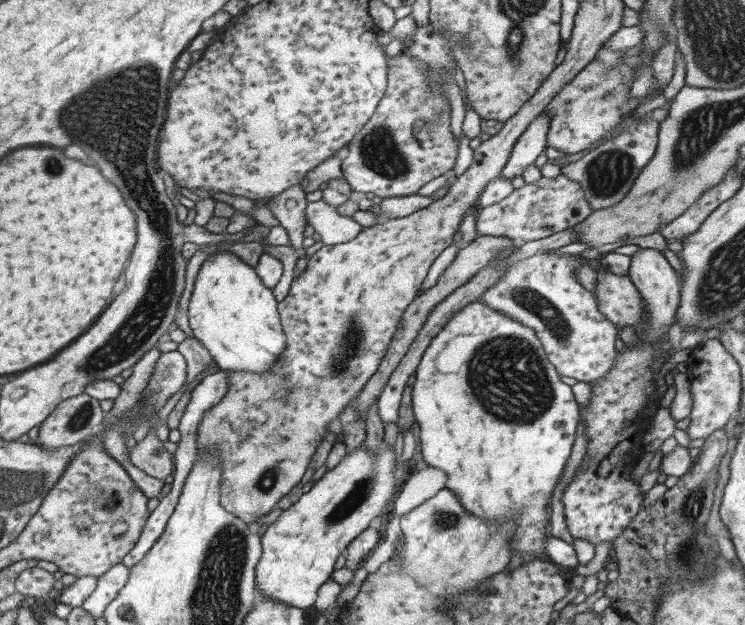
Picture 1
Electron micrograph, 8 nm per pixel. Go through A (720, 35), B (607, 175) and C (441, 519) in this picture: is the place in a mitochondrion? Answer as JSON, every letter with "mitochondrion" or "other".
{"A":"mitochondrion","B":"mitochondrion","C":"mitochondrion"}

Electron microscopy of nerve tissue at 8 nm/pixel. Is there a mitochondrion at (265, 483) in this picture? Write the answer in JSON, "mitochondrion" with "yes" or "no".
{"mitochondrion":"yes"}

